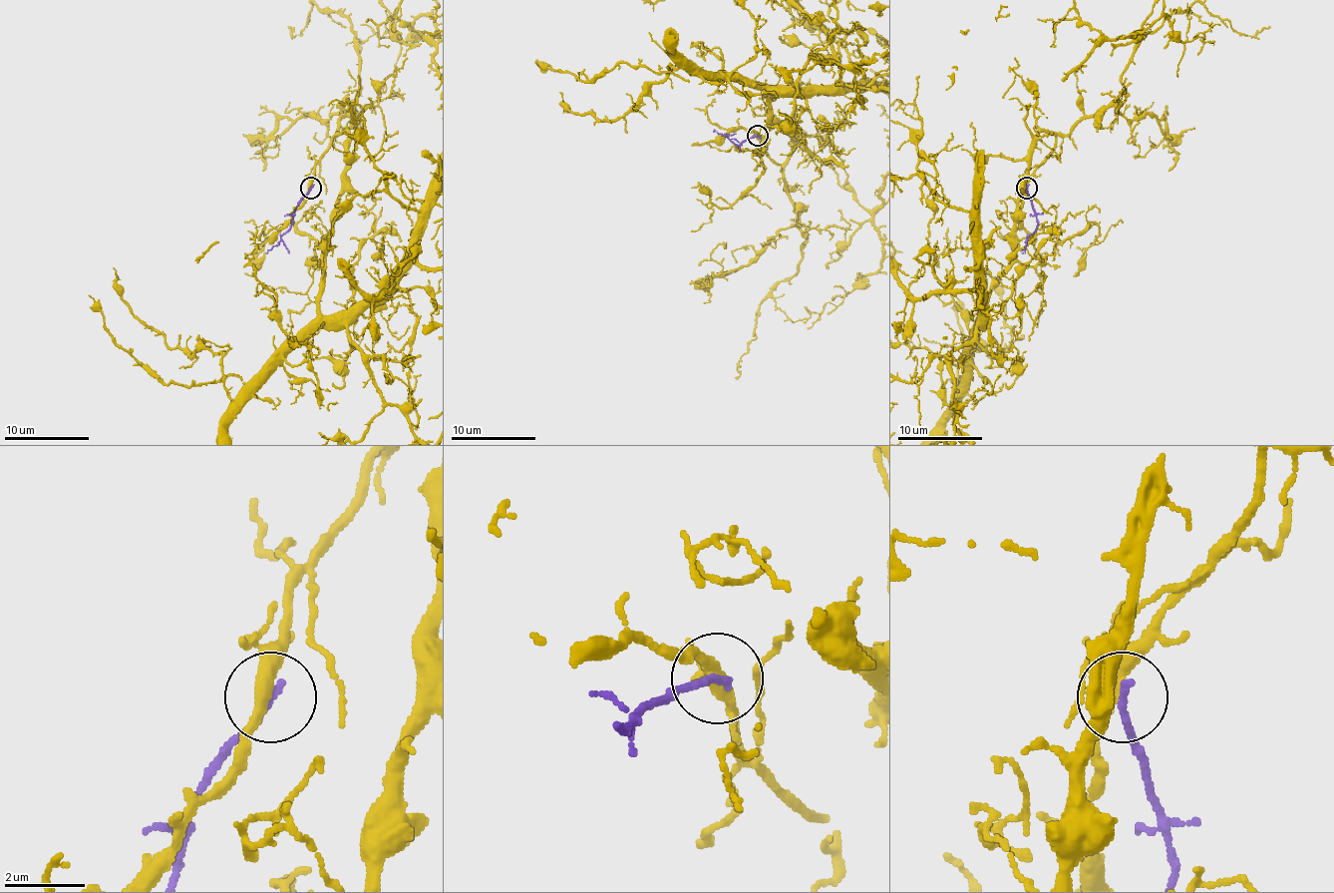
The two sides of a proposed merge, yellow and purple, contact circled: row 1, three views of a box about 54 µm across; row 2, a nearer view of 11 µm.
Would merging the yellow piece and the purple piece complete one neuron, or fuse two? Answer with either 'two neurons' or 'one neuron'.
two neurons

